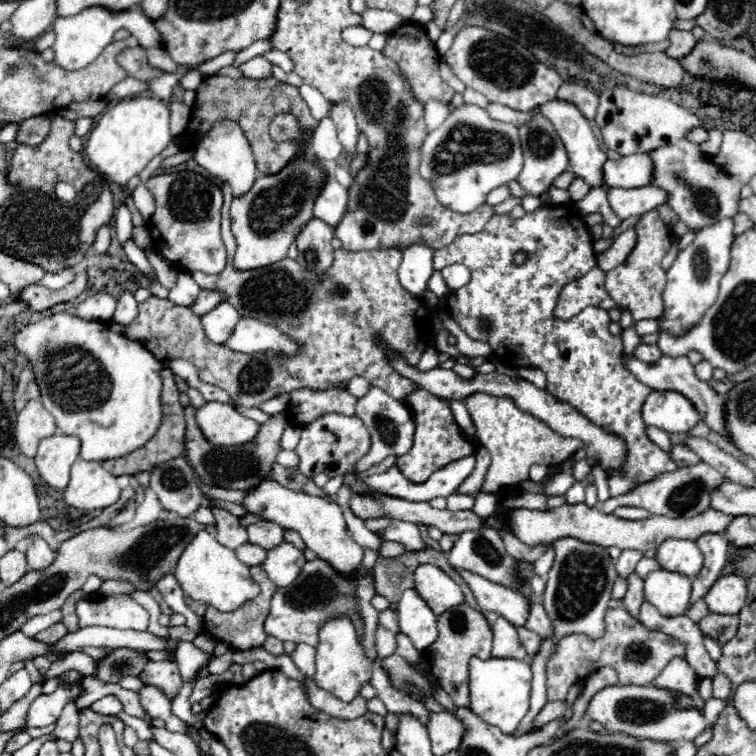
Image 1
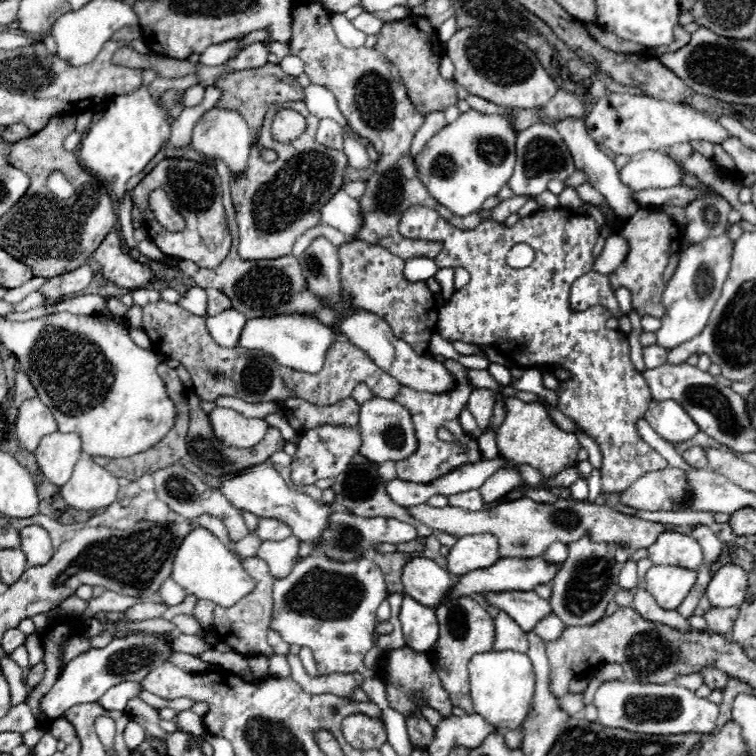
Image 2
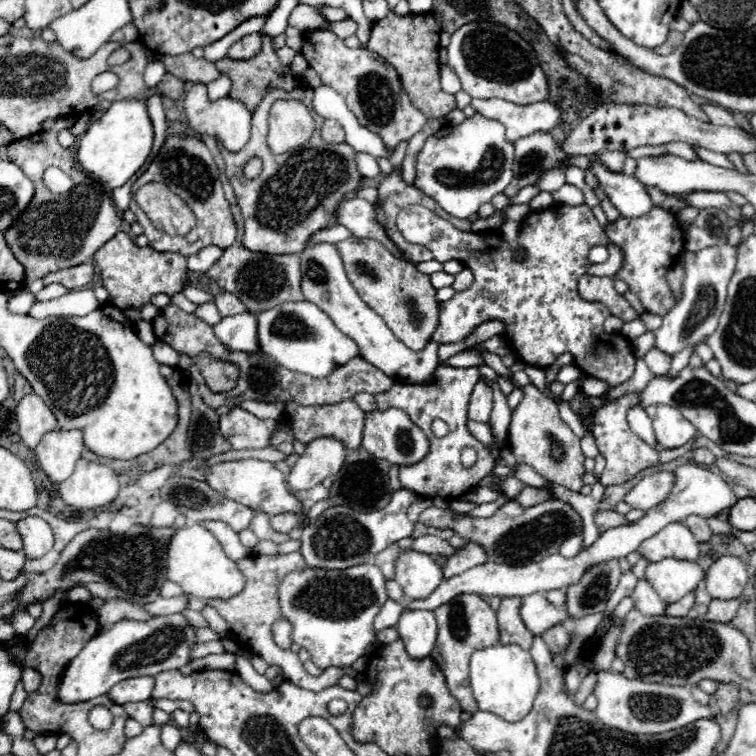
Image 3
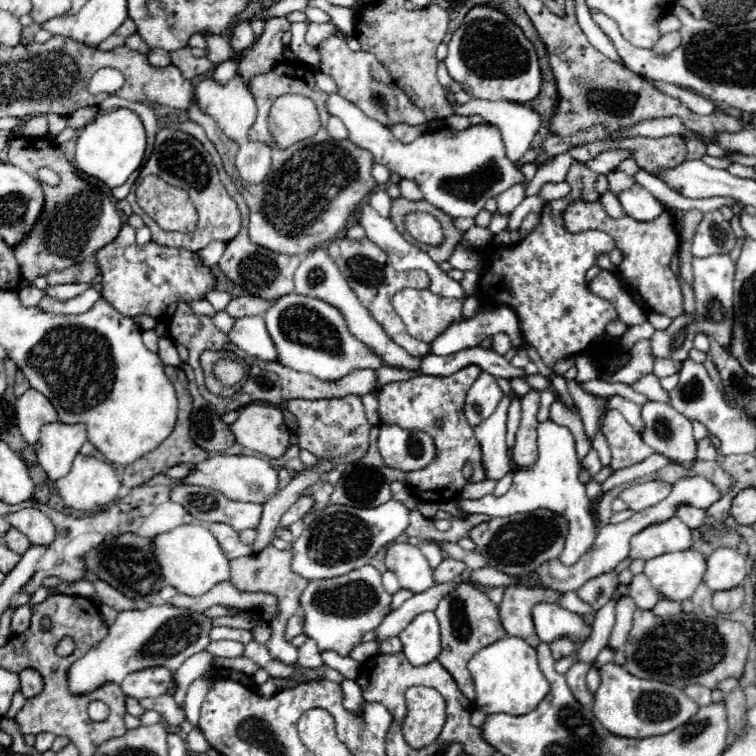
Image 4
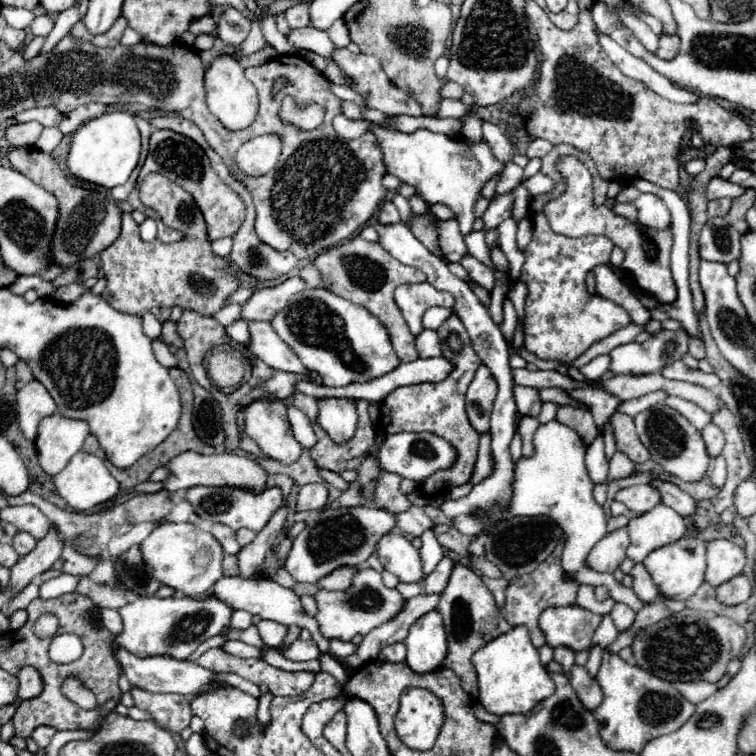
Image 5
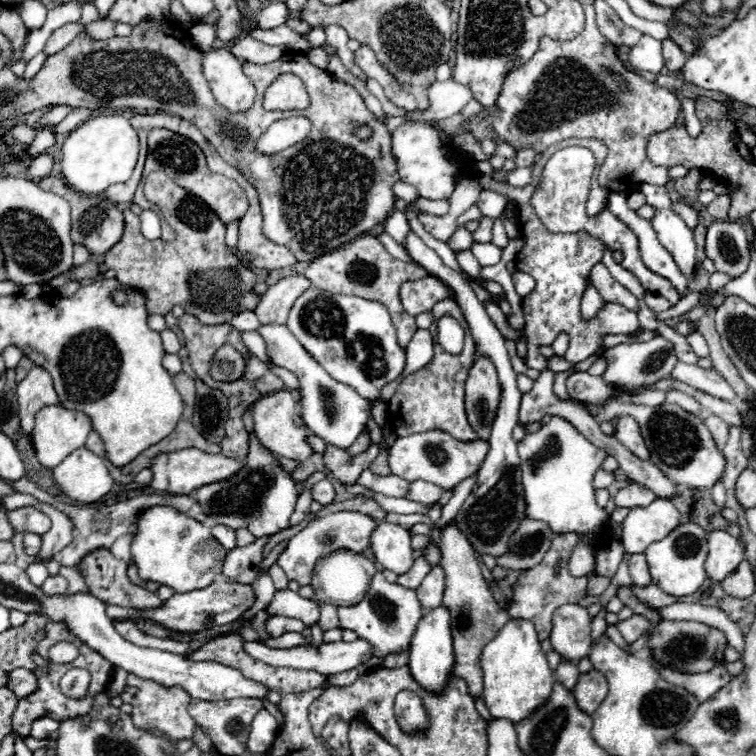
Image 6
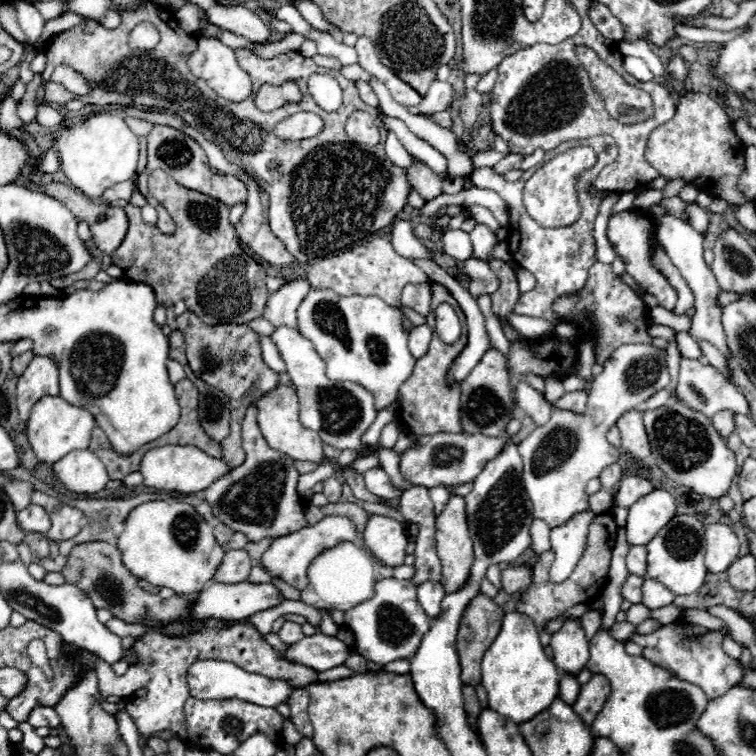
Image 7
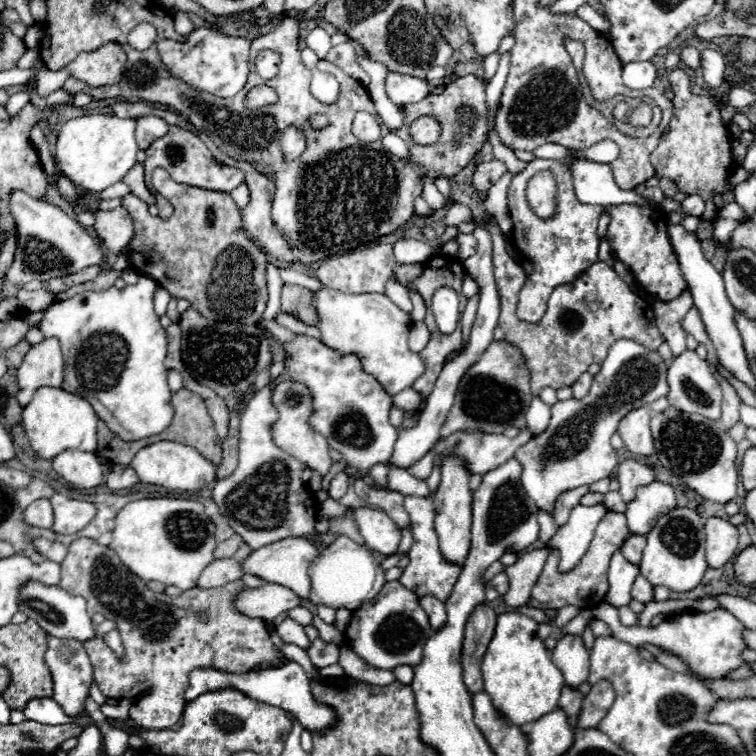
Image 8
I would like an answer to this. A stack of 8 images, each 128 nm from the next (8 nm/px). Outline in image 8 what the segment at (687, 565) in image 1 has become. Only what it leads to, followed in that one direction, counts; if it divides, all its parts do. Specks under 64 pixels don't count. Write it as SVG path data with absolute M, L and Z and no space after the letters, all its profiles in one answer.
M654 482L638 488L636 500L630 502L624 512L630 534L646 536L656 526L658 518L672 508L676 508L676 496L670 484Z

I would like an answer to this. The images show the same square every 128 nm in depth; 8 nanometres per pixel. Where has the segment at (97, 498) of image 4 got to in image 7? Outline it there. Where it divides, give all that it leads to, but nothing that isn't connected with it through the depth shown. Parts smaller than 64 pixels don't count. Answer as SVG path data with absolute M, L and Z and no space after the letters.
M74 450L52 466L56 478L72 492L96 494L106 488L108 472L102 460L86 450Z

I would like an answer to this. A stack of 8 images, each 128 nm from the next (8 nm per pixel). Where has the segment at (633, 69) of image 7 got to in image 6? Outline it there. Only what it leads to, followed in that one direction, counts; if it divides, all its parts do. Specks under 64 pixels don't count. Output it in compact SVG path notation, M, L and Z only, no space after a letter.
M642 36L640 42L632 48L630 62L636 68L646 68L650 72L660 72L664 68L662 60L662 42L652 36Z

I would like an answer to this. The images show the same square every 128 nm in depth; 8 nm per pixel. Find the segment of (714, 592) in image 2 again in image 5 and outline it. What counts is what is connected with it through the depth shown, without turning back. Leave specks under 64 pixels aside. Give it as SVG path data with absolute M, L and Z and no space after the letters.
M712 540L706 550L708 566L706 566L706 582L714 588L742 574L746 566L744 548L736 546L730 540Z

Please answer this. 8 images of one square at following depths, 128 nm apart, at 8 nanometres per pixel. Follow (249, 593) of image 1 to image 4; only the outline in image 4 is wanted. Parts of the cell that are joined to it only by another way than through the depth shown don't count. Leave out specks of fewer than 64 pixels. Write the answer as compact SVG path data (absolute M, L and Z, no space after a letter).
M184 524L154 538L158 564L164 580L186 596L202 596L216 584L230 580L230 562L206 526Z

